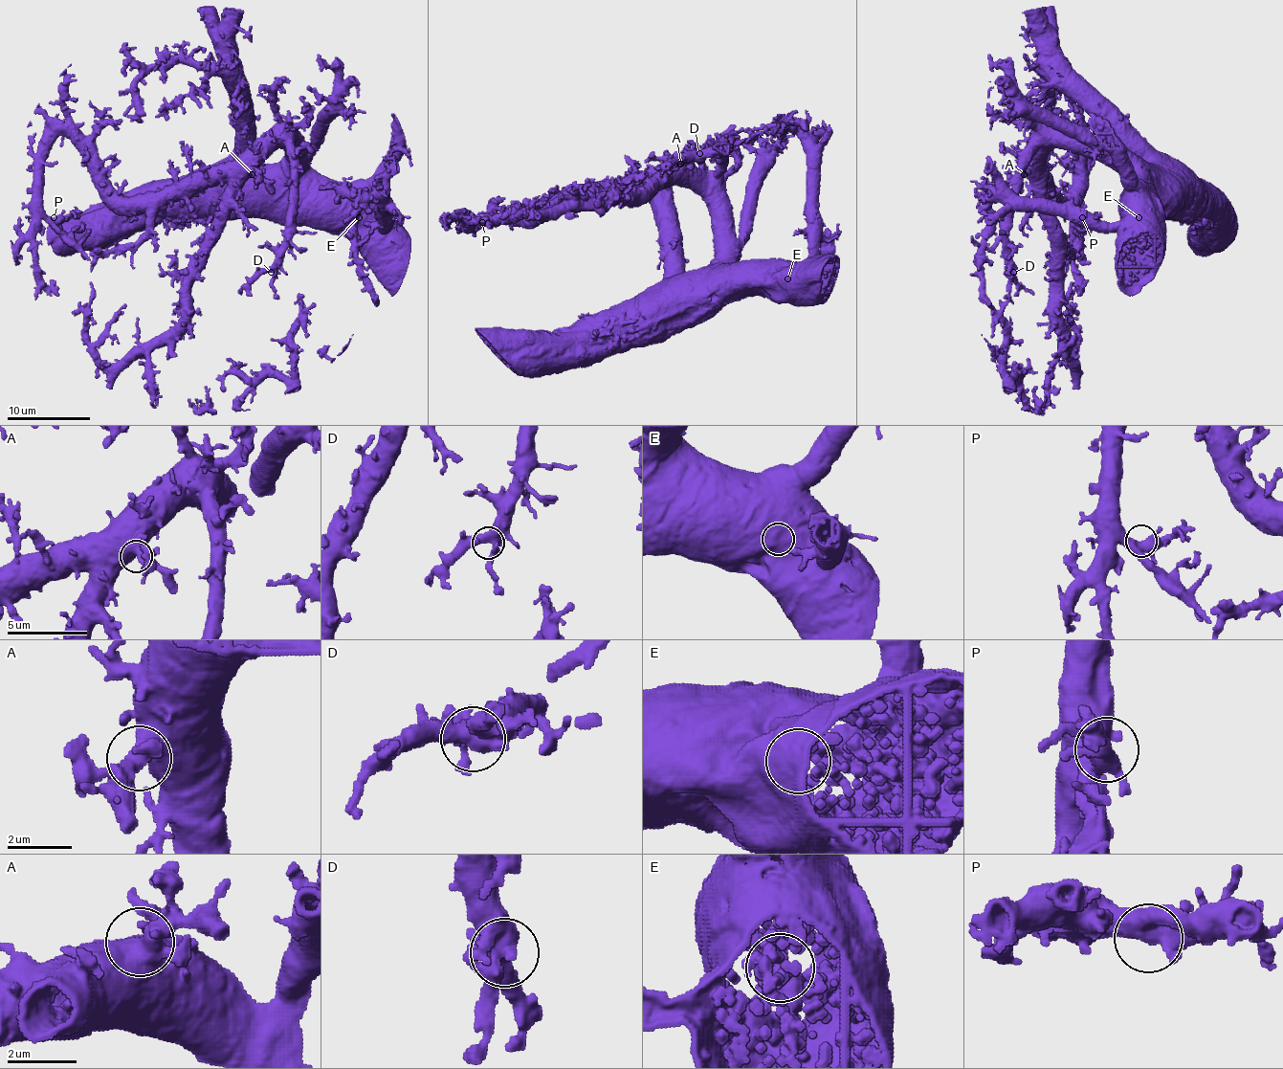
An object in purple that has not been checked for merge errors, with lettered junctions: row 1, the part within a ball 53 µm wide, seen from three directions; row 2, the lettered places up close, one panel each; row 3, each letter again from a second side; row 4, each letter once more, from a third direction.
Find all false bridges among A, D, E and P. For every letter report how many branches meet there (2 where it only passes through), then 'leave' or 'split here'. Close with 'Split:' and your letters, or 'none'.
A: branches 3; leave
D: branches 5; leave
E: branches 5; leave
P: branches 5; leave
Split: none

